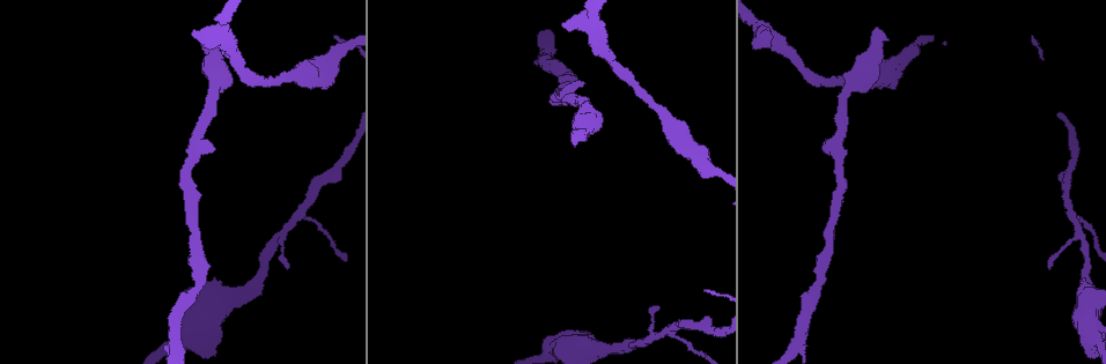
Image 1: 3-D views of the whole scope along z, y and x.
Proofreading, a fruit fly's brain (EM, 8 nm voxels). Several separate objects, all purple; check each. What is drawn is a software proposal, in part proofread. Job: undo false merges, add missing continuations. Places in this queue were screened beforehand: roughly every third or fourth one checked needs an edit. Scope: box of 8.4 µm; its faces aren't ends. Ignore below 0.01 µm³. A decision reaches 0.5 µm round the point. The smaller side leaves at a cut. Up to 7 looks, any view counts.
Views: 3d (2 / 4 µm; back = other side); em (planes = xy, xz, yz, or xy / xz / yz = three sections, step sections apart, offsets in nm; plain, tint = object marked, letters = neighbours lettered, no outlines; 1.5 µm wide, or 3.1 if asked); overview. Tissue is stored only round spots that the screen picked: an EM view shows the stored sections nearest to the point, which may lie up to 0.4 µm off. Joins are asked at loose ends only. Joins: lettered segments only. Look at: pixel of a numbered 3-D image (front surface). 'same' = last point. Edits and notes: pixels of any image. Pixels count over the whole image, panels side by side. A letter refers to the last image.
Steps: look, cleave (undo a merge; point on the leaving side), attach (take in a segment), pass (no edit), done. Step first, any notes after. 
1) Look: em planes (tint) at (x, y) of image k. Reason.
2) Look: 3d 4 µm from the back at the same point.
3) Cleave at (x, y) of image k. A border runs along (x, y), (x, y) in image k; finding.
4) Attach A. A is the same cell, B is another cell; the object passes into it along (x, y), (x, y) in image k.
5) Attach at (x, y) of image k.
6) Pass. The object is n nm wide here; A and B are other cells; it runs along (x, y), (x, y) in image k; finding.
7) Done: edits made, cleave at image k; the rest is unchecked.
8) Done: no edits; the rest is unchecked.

Look: 3d 2 µm at (885, 38) of image 1.

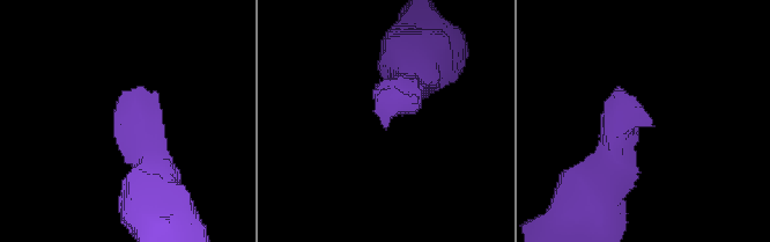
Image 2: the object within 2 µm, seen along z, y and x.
Look: em planes (letters) at (387, 126) of image 2. Now the EM.

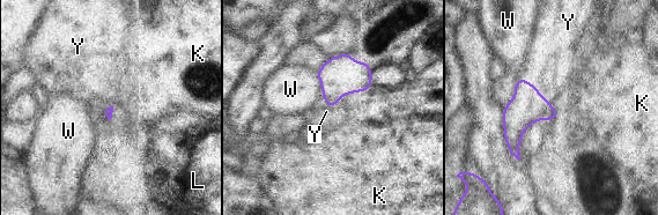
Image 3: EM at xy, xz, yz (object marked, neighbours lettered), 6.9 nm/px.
Attach Y. Y is the same cell, K, L and W are other cells; it goes on there.

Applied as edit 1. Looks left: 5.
Look: em planes (letters) at (582, 83) of image 1. Branch stops here.

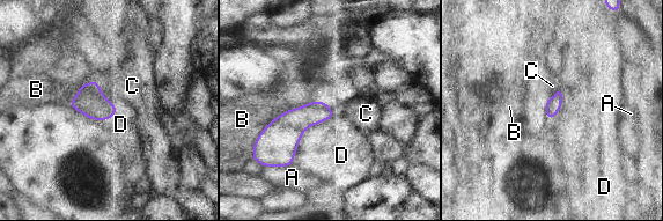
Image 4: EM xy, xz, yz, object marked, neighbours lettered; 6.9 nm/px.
Pass. The longest contact is with D, 460 nm; A, B, C and D are other cells; none of them fits.

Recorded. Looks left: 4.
Look: em xy step 4 (letters) at (563, 27) of image 1. Thick end.

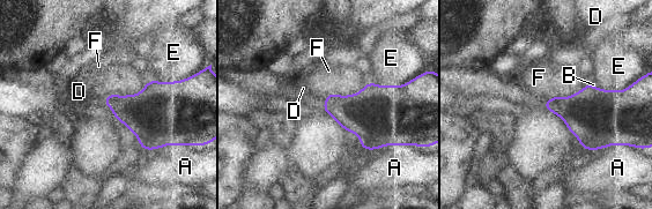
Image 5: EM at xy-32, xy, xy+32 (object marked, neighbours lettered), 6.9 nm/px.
Look: em planes (letters) at the same point.

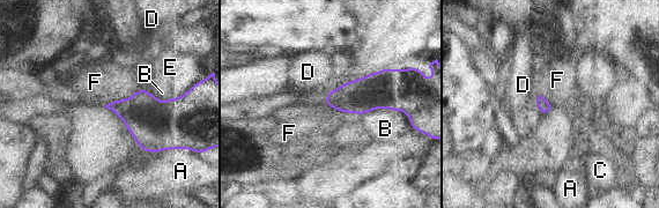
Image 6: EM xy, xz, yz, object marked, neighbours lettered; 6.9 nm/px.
Pass. A, B, C, D, E and F are other cells; no lettered segment goes on from it.

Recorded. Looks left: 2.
Done: edits made, attach at image 3; the rest is unchecked.

